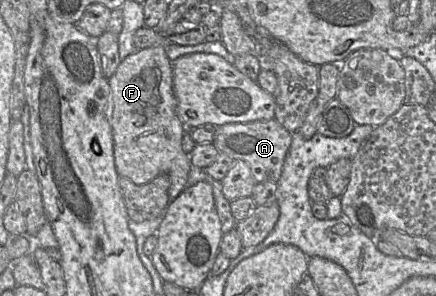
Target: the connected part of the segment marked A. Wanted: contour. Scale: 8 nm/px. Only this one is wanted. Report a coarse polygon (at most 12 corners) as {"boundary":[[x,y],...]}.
{"boundary":[[273,118],[217,126],[220,153],[256,183],[281,176],[291,133]]}

